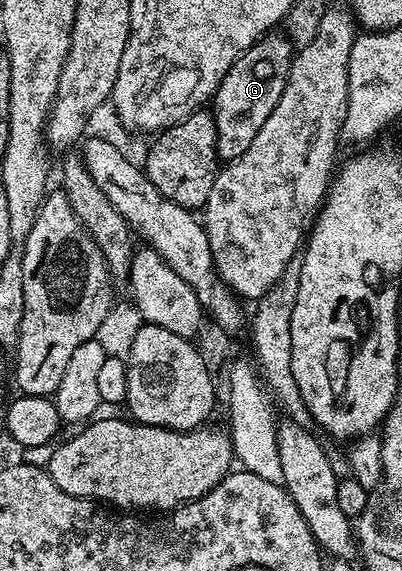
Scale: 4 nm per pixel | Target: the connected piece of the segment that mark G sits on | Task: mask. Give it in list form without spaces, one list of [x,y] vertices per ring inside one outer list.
[[[273,31],[256,41],[237,59],[234,67],[216,88],[210,112],[216,124],[216,155],[221,162],[238,159],[254,143],[254,135],[262,131],[262,123],[270,119],[270,111],[278,107],[292,66],[294,50],[287,36]]]

